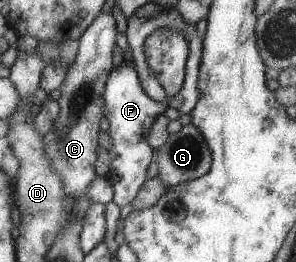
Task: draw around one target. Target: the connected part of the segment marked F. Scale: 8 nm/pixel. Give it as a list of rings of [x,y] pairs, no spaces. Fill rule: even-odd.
[[[123,62],[109,72],[104,90],[102,91],[103,117],[108,120],[108,136],[112,147],[108,149],[108,172],[105,179],[113,188],[114,205],[122,208],[130,204],[145,181],[145,172],[153,158],[154,150],[146,142],[147,128],[153,123],[156,115],[164,112],[164,103],[155,103],[140,88],[136,71],[132,63]]]

